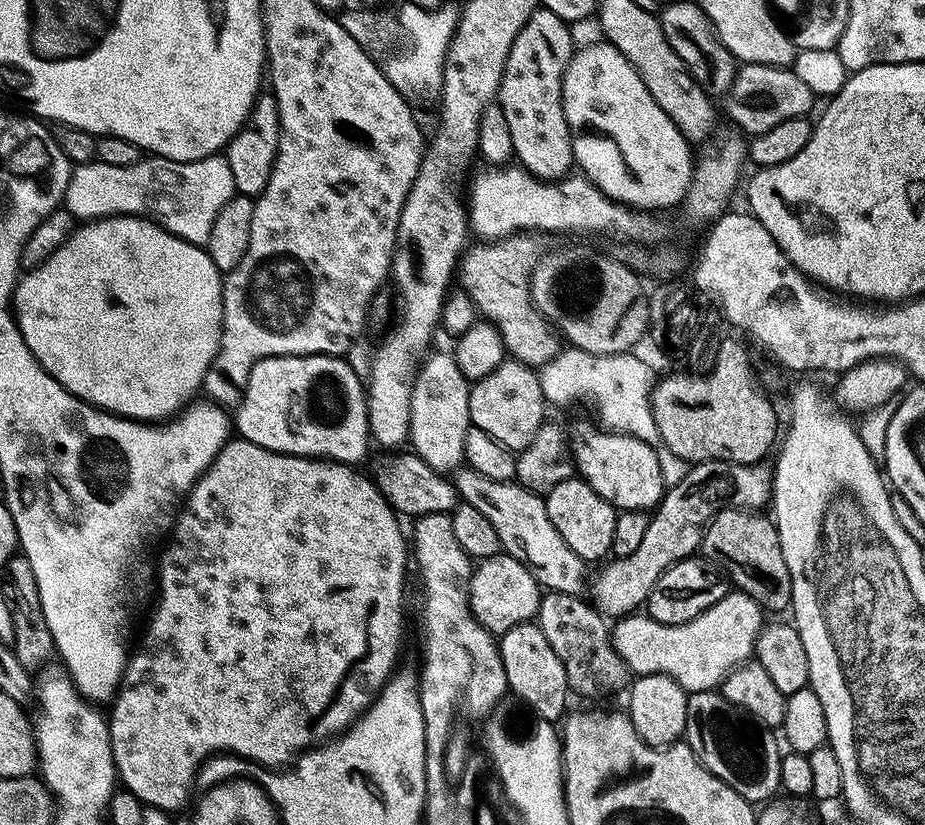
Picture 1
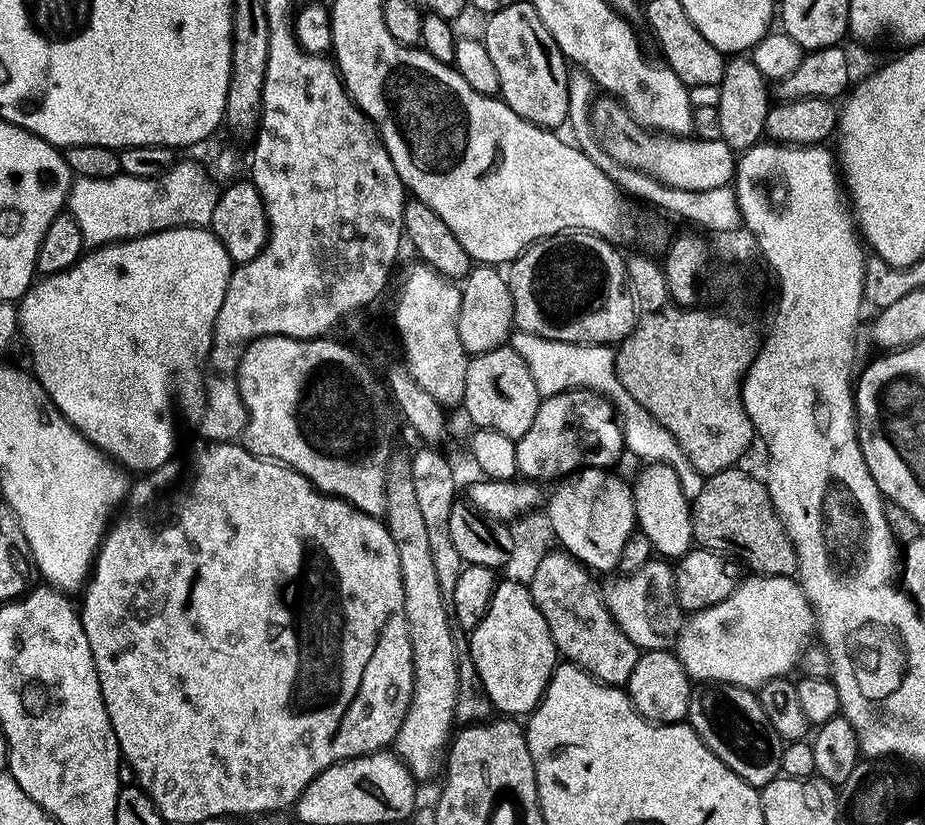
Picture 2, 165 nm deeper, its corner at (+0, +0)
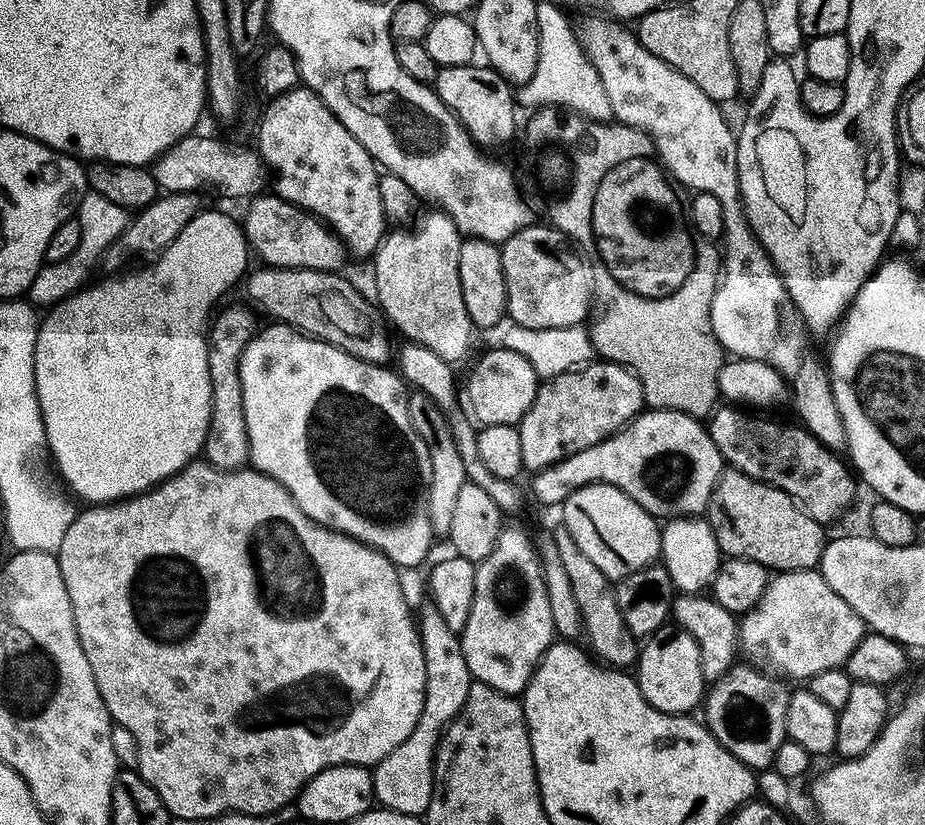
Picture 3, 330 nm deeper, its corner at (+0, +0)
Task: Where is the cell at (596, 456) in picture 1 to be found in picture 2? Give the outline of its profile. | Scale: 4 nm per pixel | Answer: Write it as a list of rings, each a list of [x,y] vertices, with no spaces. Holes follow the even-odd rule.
[[[668,464],[643,465],[640,477],[632,484],[632,495],[636,498],[636,523],[639,531],[650,538],[653,549],[661,557],[679,558],[693,547],[692,509],[686,494],[682,494],[682,486],[678,482],[678,474]]]

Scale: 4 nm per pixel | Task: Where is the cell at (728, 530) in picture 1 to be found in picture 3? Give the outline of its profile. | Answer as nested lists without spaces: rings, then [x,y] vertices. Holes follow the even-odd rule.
[[[725,467],[720,473],[714,494],[710,494],[706,519],[725,557],[753,560],[776,574],[815,569],[823,556],[825,525],[814,522],[773,484],[750,478],[736,468]]]

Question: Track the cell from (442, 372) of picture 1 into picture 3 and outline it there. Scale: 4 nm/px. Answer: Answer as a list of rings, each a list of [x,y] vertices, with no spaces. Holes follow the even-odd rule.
[[[428,211],[432,212],[425,216],[423,213],[407,230],[389,231],[376,249],[375,299],[387,323],[395,331],[397,328],[407,341],[434,350],[438,358],[457,362],[467,354],[474,333],[470,314],[466,314],[466,302],[462,302],[458,274],[462,234],[445,212]]]

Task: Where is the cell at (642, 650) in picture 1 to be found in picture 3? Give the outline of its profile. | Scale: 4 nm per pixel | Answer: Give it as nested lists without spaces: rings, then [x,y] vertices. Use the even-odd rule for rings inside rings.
[[[809,570],[806,572],[781,572],[773,575],[768,581],[766,590],[762,594],[762,598],[750,609],[743,613],[738,620],[738,648],[741,653],[744,652],[749,656],[747,659],[753,665],[759,666],[761,669],[767,670],[772,674],[779,674],[781,677],[787,678],[789,681],[800,680],[796,682],[806,682],[814,674],[822,674],[822,670],[830,670],[847,665],[850,654],[858,645],[860,640],[866,634],[866,625],[864,621],[827,585],[826,578],[821,576],[819,571]]]

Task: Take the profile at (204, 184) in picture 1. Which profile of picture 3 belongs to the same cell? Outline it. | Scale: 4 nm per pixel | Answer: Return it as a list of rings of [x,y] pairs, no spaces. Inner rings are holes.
[[[91,190],[85,191],[74,213],[74,219],[82,226],[82,238],[78,238],[78,250],[74,250],[69,258],[60,263],[44,263],[41,265],[34,282],[28,288],[27,299],[36,306],[52,306],[60,303],[89,283],[91,274],[103,261],[104,252],[116,243],[116,239],[124,233],[130,219],[129,209],[110,202],[110,198],[102,198],[102,194]]]

